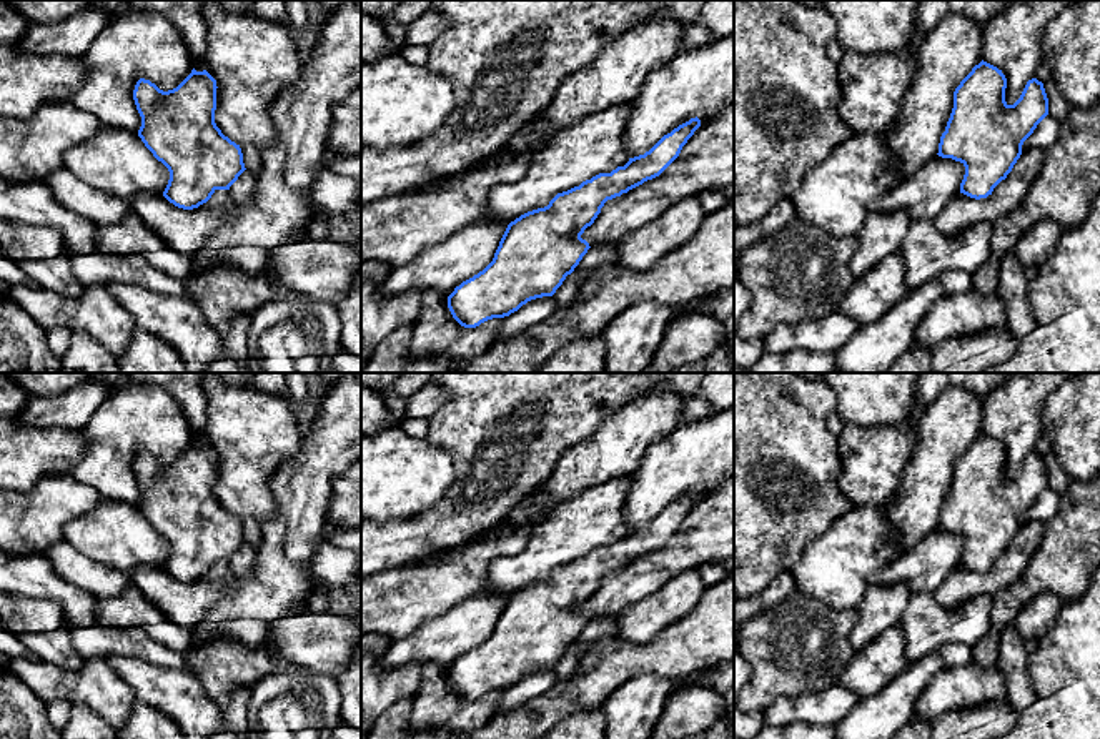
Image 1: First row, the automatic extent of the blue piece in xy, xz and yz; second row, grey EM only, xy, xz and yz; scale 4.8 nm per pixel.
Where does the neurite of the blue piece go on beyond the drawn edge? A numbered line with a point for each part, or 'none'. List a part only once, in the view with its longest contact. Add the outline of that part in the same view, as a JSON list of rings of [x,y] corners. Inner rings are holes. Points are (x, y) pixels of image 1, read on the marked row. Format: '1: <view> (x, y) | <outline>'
1: xz (440, 268) | [[[483,216],[453,238],[423,248],[411,263],[391,268],[378,286],[376,298],[401,298],[413,291],[449,296],[493,261],[506,228],[508,225]]]

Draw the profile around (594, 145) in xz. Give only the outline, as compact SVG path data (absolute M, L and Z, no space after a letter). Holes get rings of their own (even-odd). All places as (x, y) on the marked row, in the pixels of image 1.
M631 103L594 113L564 128L529 156L526 175L496 186L484 216L509 225L521 215L544 208L562 191L579 186L599 173L611 173L629 161L624 148Z

